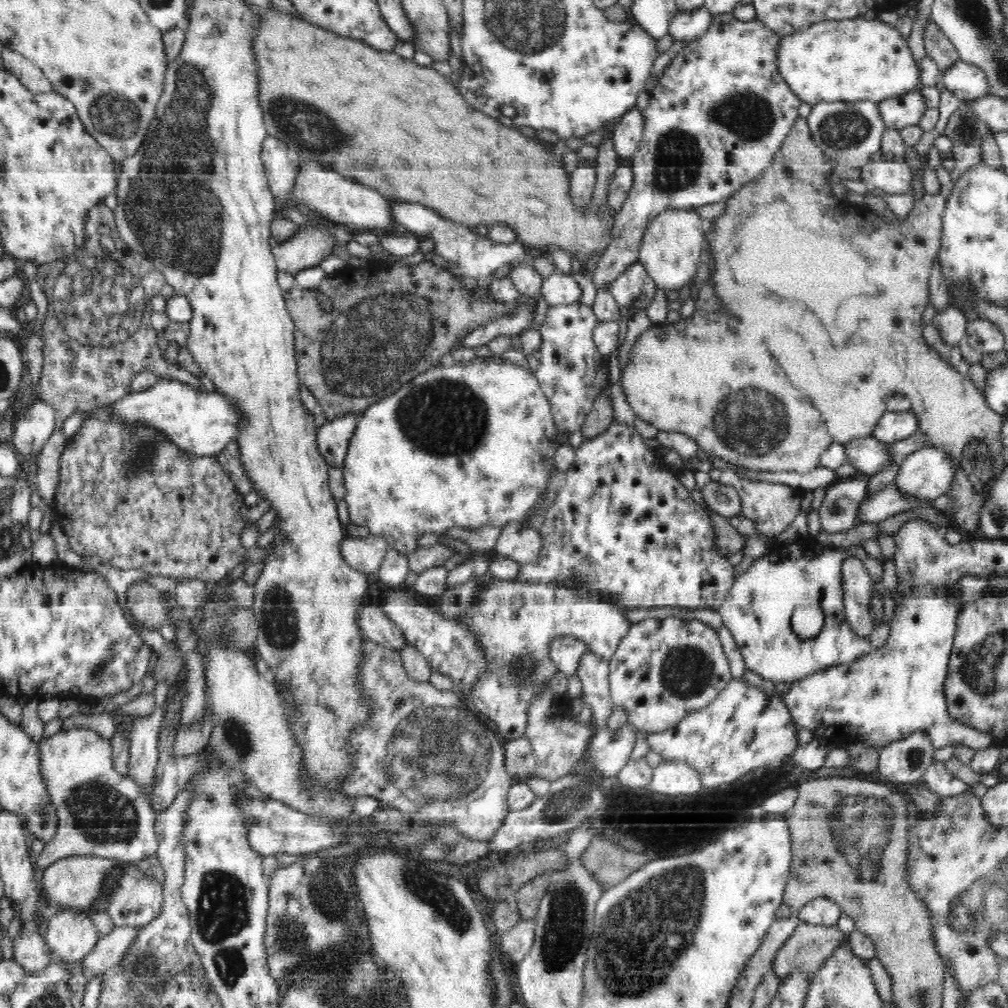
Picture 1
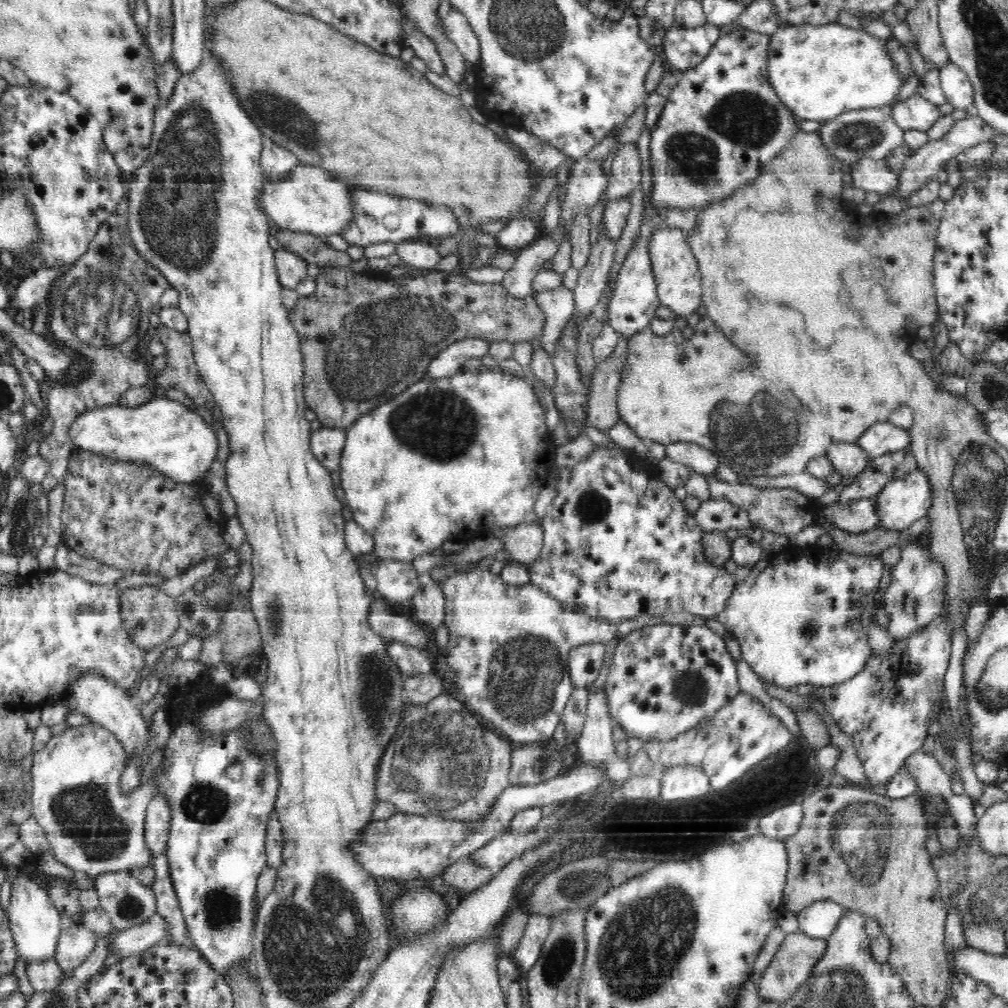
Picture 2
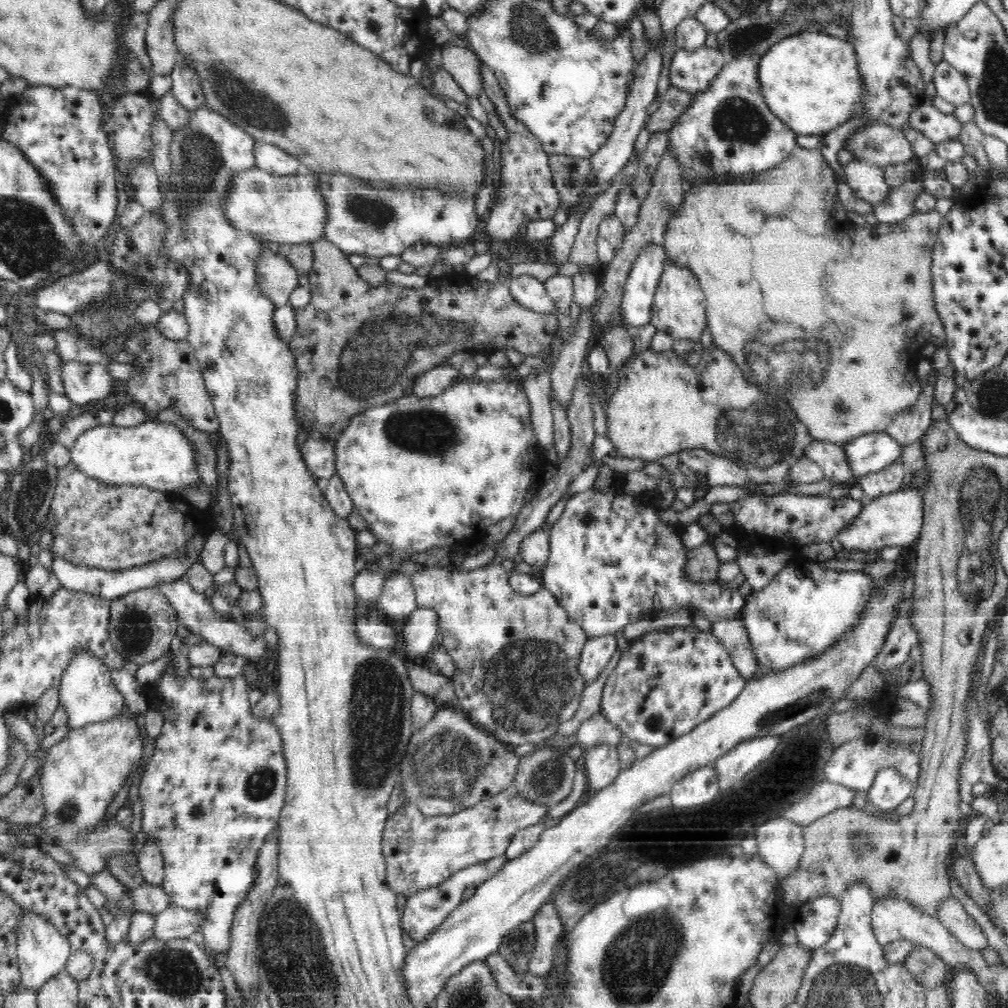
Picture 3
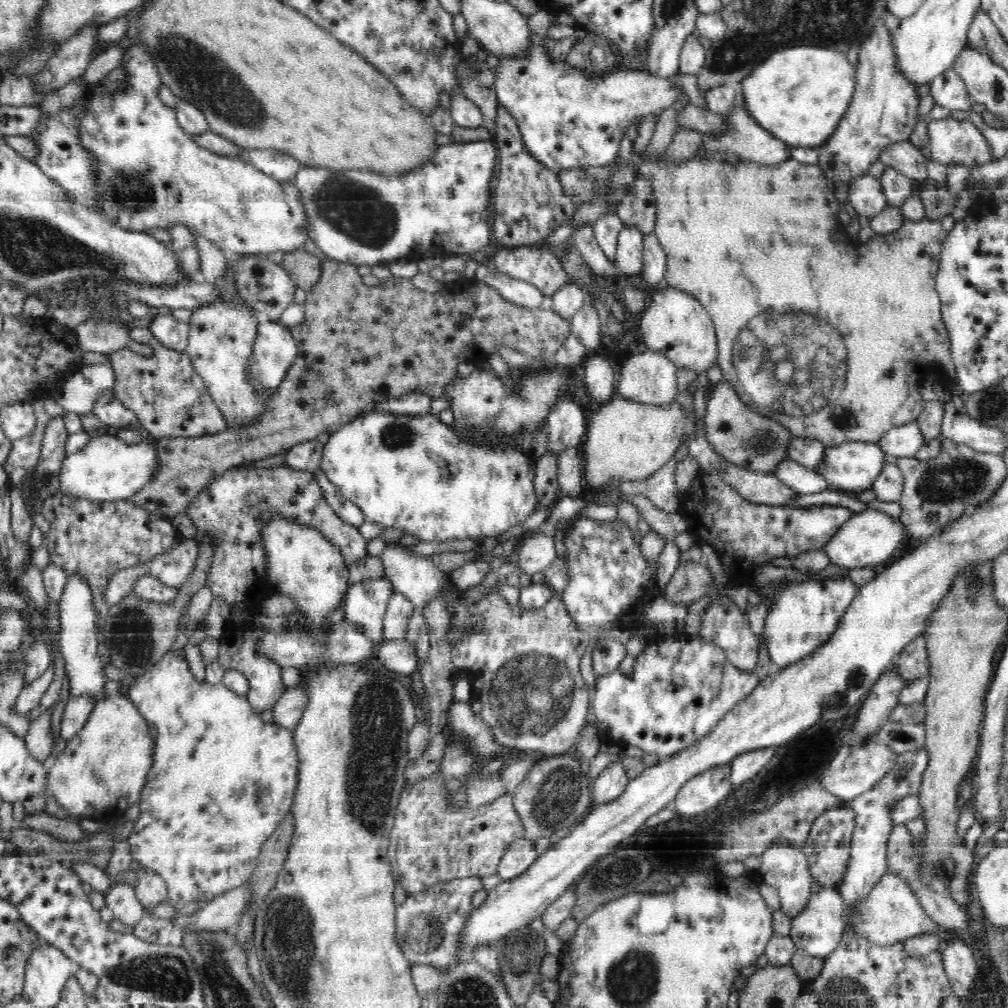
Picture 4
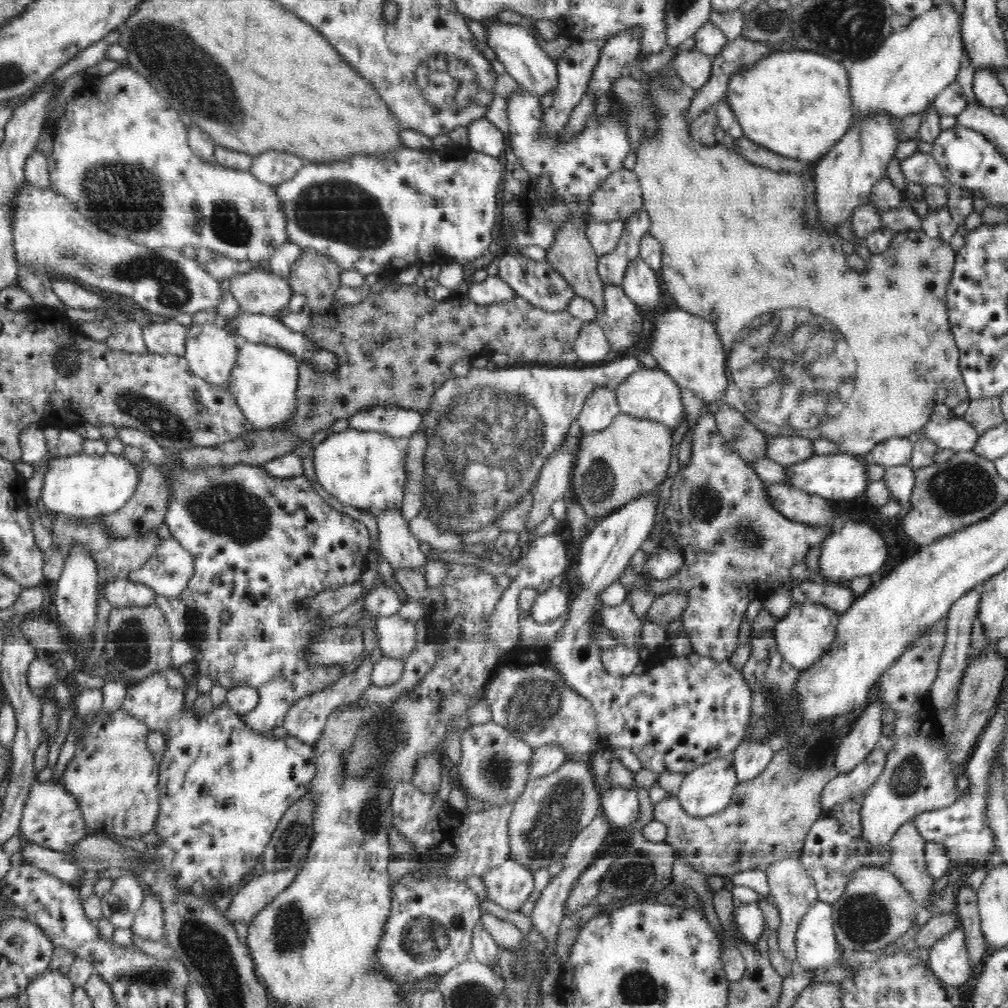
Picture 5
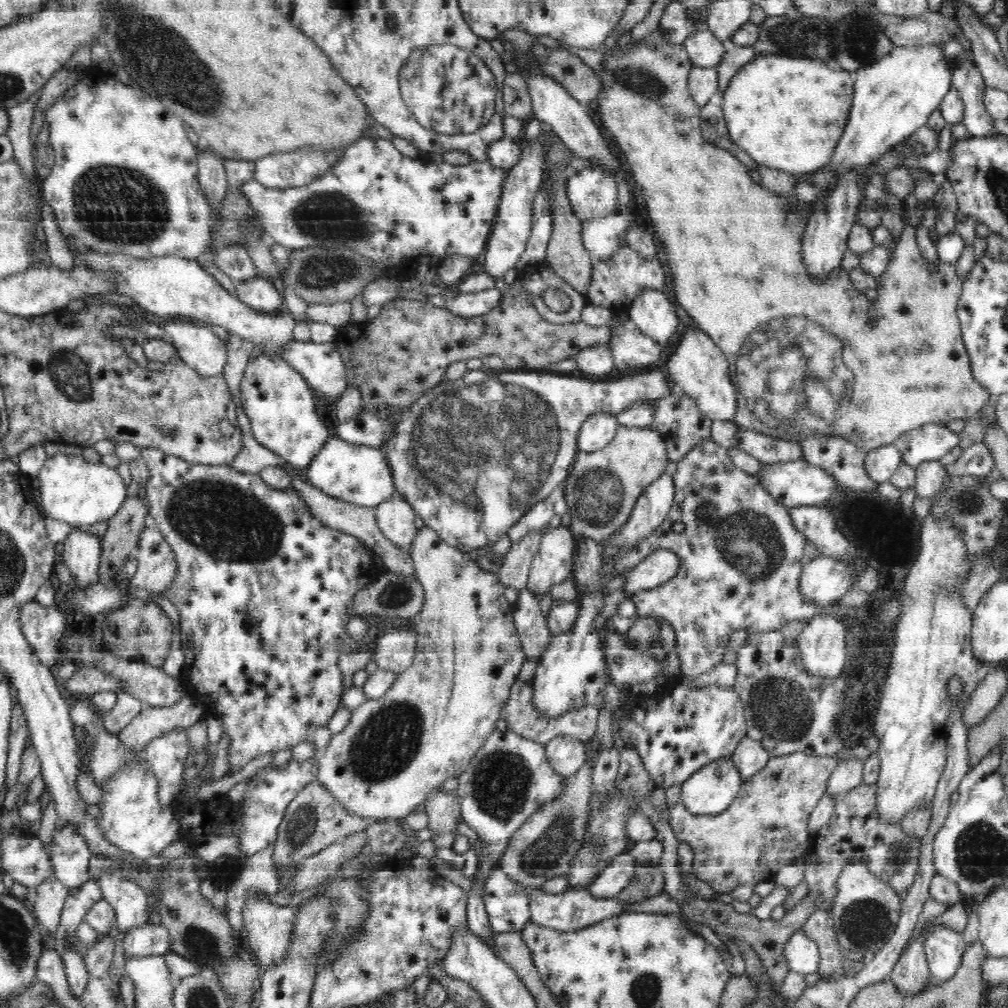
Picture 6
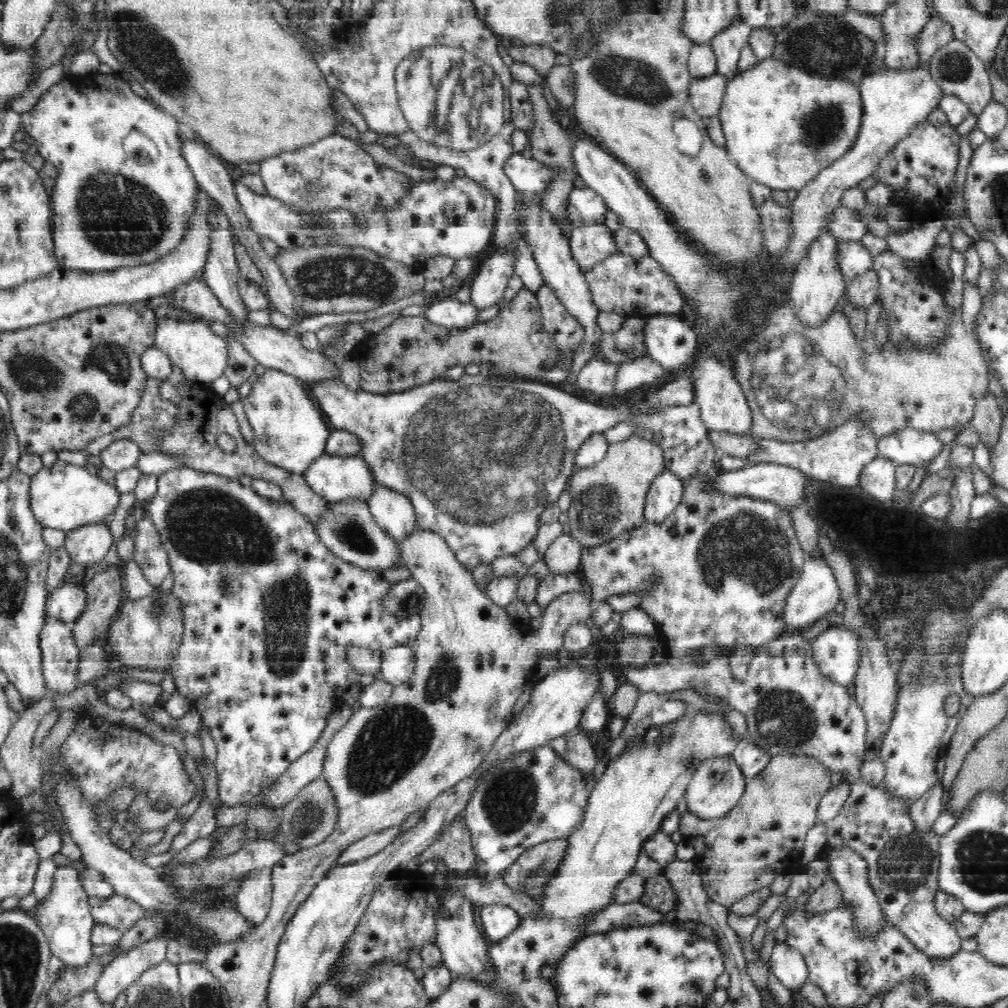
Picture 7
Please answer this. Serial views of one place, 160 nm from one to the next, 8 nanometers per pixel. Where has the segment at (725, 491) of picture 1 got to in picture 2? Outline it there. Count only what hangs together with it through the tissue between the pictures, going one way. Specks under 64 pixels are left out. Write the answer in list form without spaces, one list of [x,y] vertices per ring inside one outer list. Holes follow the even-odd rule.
[[[704,500],[695,513],[698,526],[705,532],[724,532],[729,529],[746,530],[752,527],[748,513],[730,500]]]

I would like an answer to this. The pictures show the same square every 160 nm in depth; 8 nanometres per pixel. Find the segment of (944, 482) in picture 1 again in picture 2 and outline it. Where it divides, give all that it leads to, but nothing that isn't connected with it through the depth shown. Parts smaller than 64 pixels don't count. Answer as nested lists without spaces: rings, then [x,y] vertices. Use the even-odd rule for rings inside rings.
[[[920,468],[908,476],[900,474],[876,497],[879,521],[875,527],[903,532],[913,522],[927,516],[932,502],[932,488]]]

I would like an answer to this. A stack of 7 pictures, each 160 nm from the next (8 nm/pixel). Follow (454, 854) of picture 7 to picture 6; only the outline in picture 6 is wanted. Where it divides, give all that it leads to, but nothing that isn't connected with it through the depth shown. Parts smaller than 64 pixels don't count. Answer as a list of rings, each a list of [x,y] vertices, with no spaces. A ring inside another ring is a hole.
[[[438,785],[437,789],[434,789],[433,793],[425,798],[423,806],[423,810],[429,816],[428,828],[433,832],[432,840],[435,848],[452,848],[454,839],[460,834],[454,831],[454,826],[461,817],[461,806],[456,793],[443,792],[442,787]]]

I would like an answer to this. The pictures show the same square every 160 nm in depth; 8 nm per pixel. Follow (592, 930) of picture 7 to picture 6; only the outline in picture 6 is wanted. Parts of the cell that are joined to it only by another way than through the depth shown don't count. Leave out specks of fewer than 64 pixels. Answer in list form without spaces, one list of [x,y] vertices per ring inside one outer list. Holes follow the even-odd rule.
[[[531,889],[530,892],[531,922],[543,927],[553,928],[560,932],[574,932],[588,928],[605,918],[625,913],[628,903],[622,903],[614,897],[609,899],[594,898],[588,889],[570,889],[558,894],[545,893],[541,889]]]

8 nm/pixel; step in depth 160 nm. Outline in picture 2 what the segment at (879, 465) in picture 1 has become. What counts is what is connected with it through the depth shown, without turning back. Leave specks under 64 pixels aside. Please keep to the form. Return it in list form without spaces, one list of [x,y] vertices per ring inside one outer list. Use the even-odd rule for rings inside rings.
[[[833,443],[825,454],[835,471],[845,480],[858,477],[868,467],[868,453],[858,443]]]

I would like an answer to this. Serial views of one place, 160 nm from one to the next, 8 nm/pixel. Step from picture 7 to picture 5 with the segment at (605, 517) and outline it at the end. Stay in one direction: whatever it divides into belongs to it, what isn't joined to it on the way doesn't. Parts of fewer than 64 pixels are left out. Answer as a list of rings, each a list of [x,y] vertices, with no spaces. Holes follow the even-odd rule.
[[[620,412],[607,429],[580,434],[579,450],[570,474],[570,491],[574,502],[590,518],[618,511],[632,498],[650,494],[666,478],[672,458],[673,431],[660,422],[634,418]]]

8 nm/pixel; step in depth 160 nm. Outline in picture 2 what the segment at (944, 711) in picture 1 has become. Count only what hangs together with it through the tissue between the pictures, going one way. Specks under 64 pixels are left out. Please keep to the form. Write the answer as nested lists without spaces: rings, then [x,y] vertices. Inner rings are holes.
[[[946,618],[932,620],[917,634],[894,640],[888,655],[871,656],[866,666],[850,680],[840,685],[818,687],[816,692],[809,694],[810,698],[814,698],[816,702],[819,700],[824,705],[824,715],[835,729],[839,728],[850,737],[872,790],[883,792],[890,778],[906,760],[918,750],[922,750],[924,739],[929,735],[928,722],[936,720],[942,714],[938,694],[945,688],[944,680],[950,662],[953,639],[947,634],[946,622]]]

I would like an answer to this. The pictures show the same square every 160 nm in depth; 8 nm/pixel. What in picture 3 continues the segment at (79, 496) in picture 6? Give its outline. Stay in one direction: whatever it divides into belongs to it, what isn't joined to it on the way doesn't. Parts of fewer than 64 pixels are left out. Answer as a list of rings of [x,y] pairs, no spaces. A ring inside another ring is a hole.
[[[159,418],[146,419],[133,427],[114,423],[93,426],[78,436],[69,453],[78,470],[108,488],[146,486],[170,492],[196,487],[202,482],[190,439],[180,431],[180,427],[174,423],[162,423]]]

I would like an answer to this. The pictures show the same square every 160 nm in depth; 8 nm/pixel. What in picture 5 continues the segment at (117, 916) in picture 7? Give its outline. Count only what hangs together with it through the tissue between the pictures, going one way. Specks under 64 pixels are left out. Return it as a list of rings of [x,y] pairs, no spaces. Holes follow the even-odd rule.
[[[37,778],[33,780],[29,800],[23,808],[22,826],[19,828],[24,839],[54,851],[60,851],[68,858],[75,844],[88,835],[84,828],[86,824],[77,798],[68,794],[64,787],[54,781],[40,782]]]

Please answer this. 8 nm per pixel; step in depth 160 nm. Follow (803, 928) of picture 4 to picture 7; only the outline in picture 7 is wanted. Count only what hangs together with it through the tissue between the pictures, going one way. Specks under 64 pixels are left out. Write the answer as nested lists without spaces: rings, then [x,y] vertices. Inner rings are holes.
[[[777,943],[772,950],[769,965],[776,979],[791,991],[800,989],[809,980],[809,970],[802,954],[790,946]]]

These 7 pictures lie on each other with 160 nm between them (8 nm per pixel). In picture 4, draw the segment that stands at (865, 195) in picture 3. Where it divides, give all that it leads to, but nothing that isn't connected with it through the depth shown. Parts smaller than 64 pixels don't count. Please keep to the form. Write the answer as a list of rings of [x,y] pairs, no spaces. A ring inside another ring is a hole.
[[[862,176],[849,183],[848,204],[851,213],[871,219],[887,207],[879,177]]]

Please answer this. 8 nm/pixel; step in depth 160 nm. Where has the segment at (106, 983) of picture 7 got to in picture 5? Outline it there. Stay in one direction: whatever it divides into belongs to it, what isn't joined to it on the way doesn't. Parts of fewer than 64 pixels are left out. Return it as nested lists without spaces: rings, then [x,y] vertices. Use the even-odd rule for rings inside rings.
[[[150,893],[143,898],[140,908],[135,914],[134,922],[130,928],[133,935],[142,939],[158,941],[164,937],[164,907],[156,893]]]

